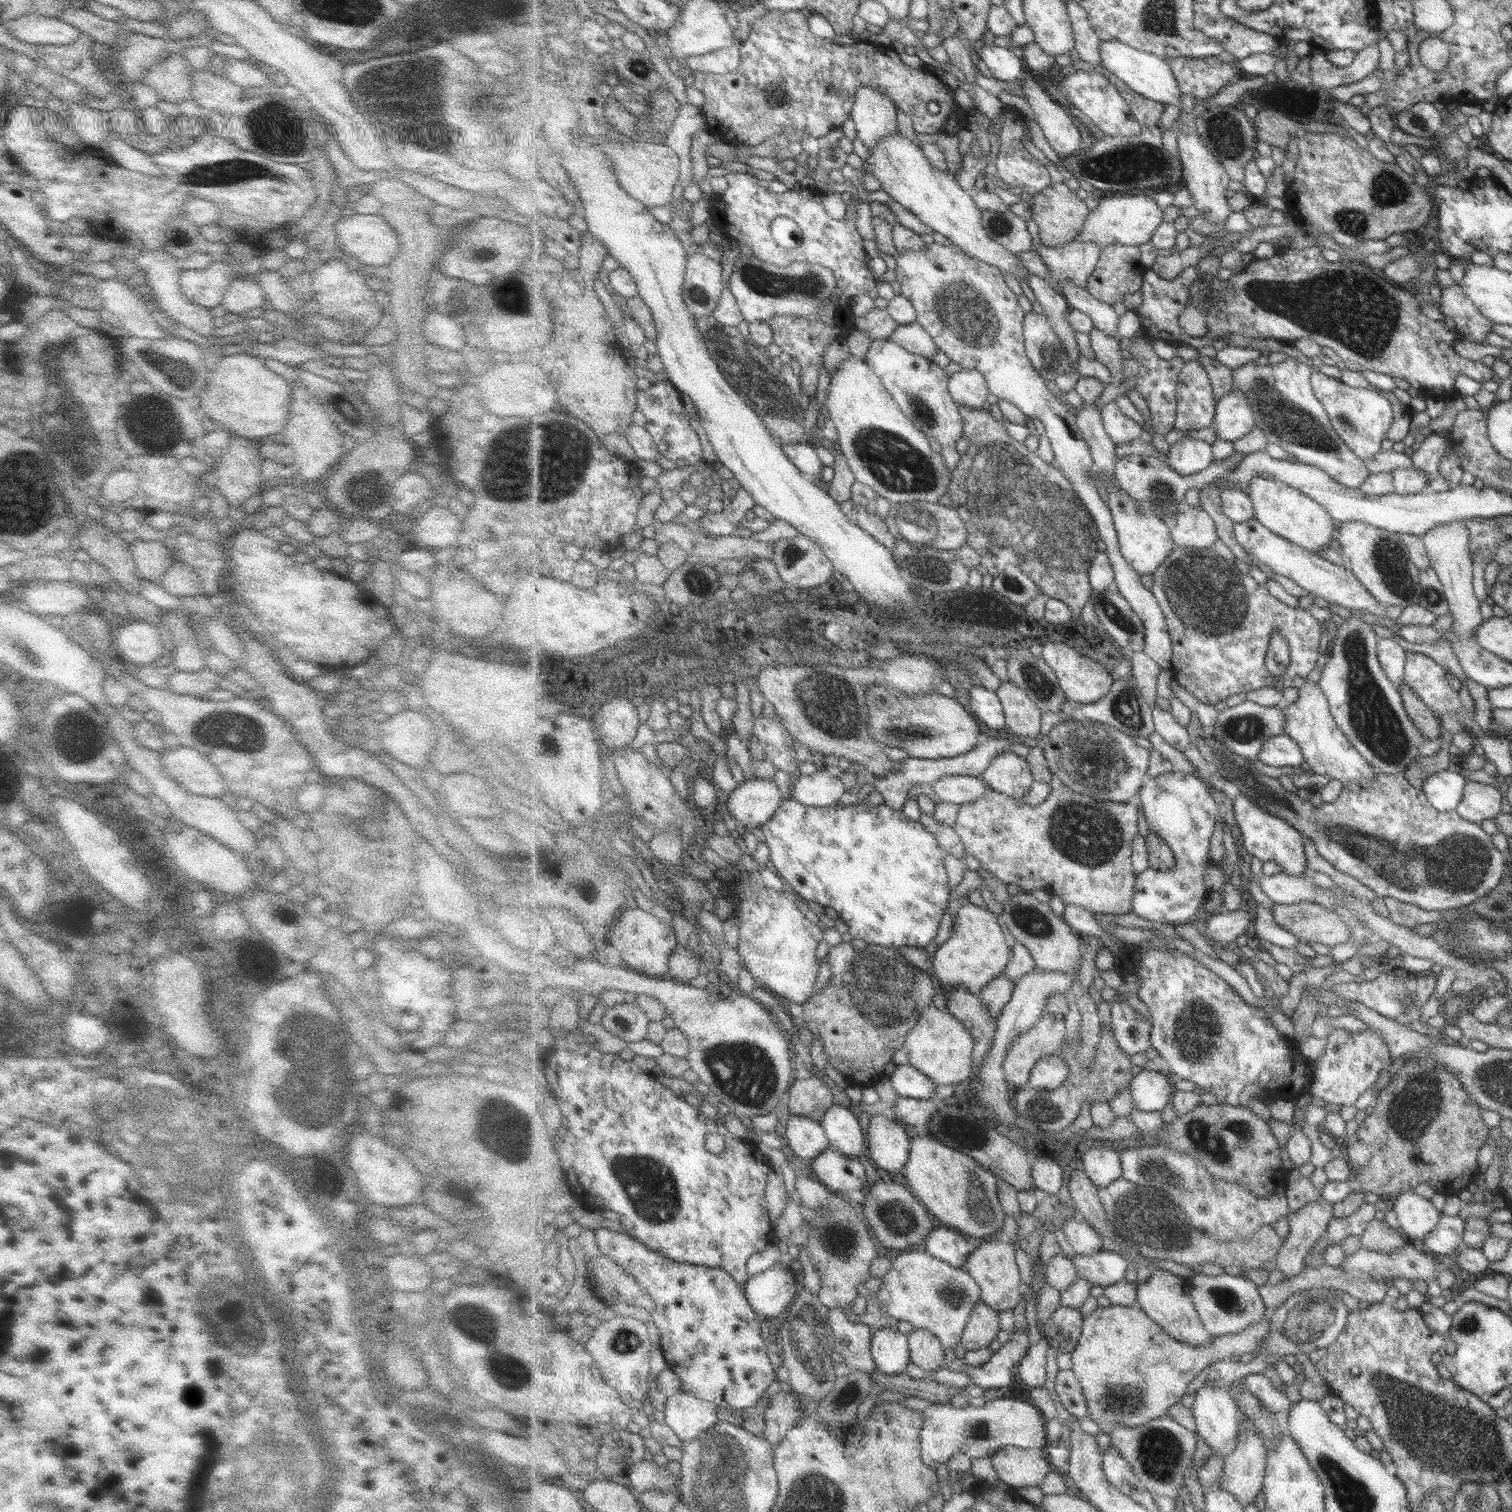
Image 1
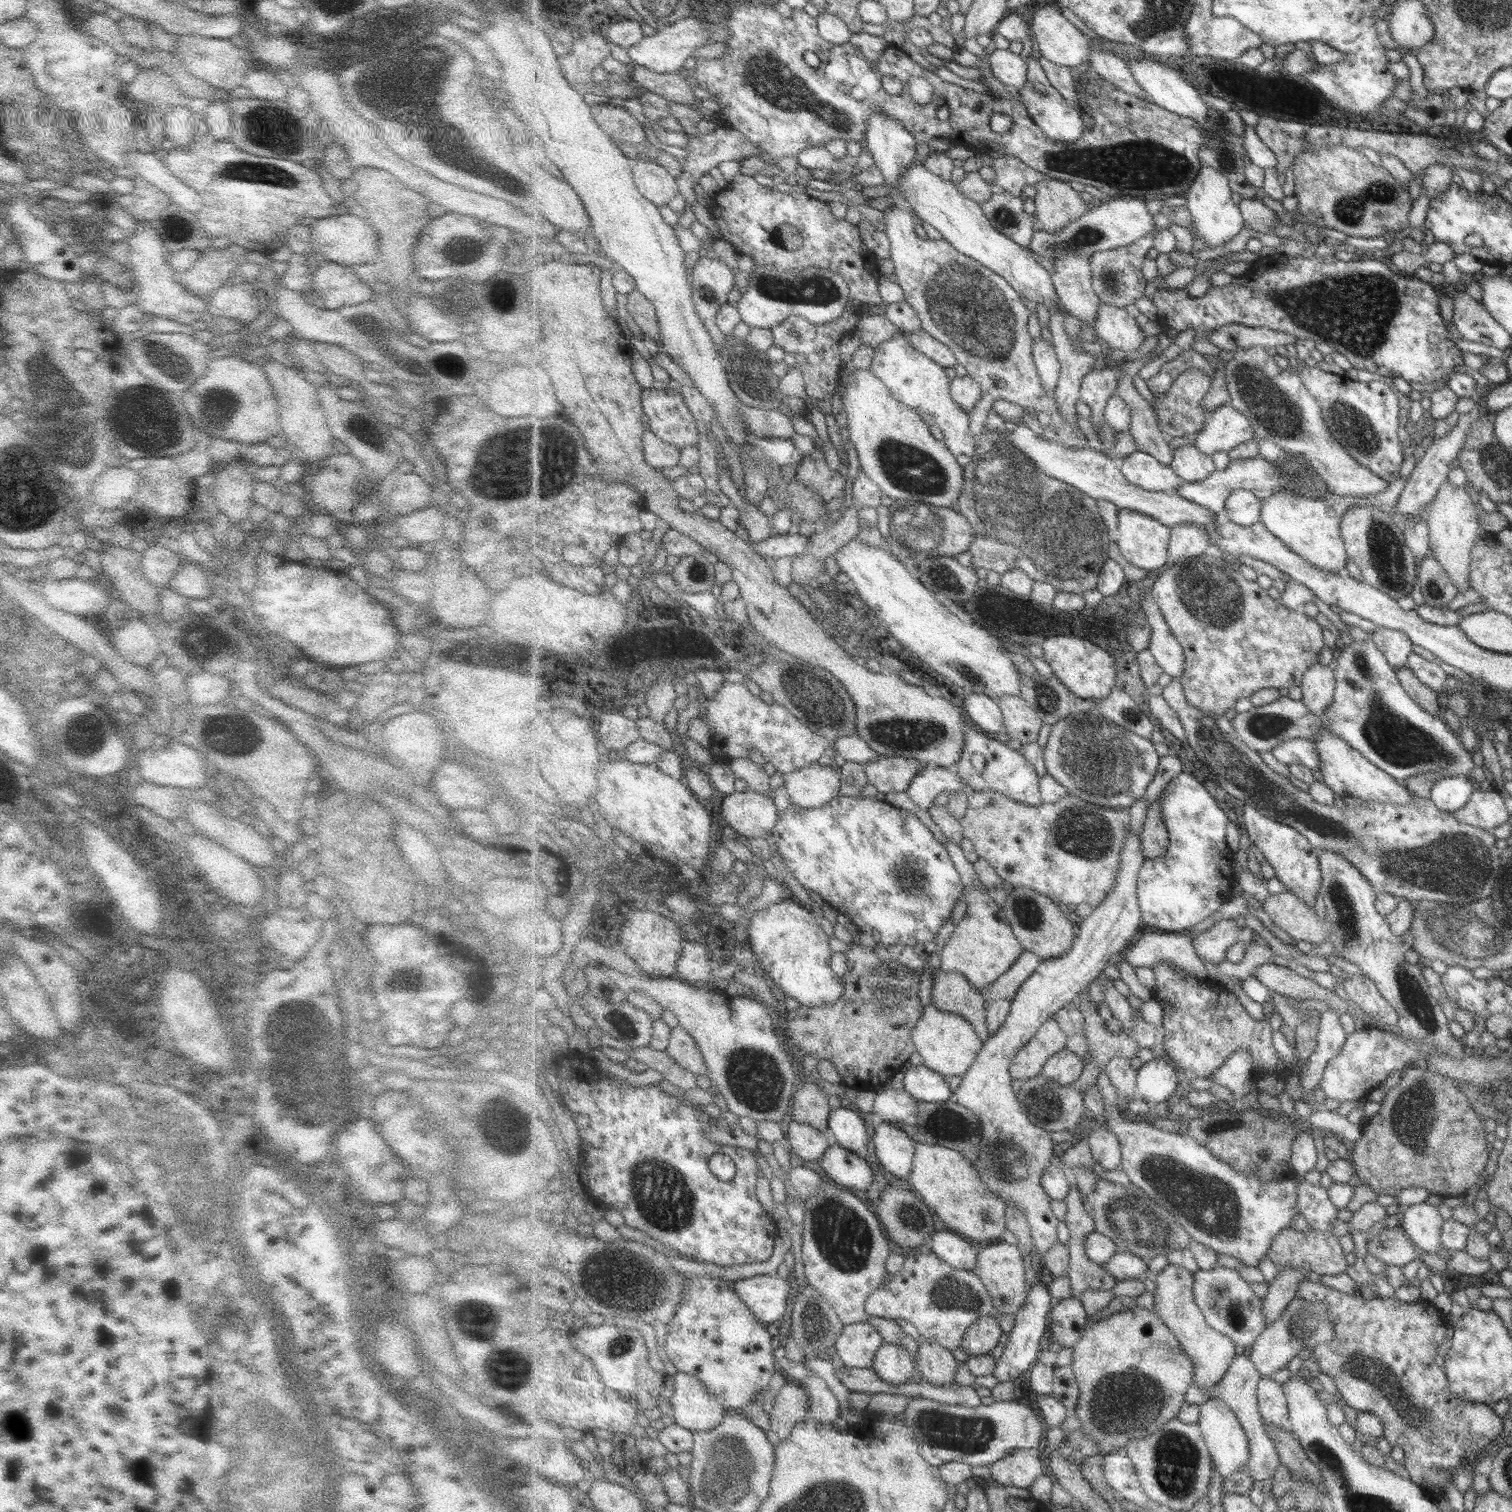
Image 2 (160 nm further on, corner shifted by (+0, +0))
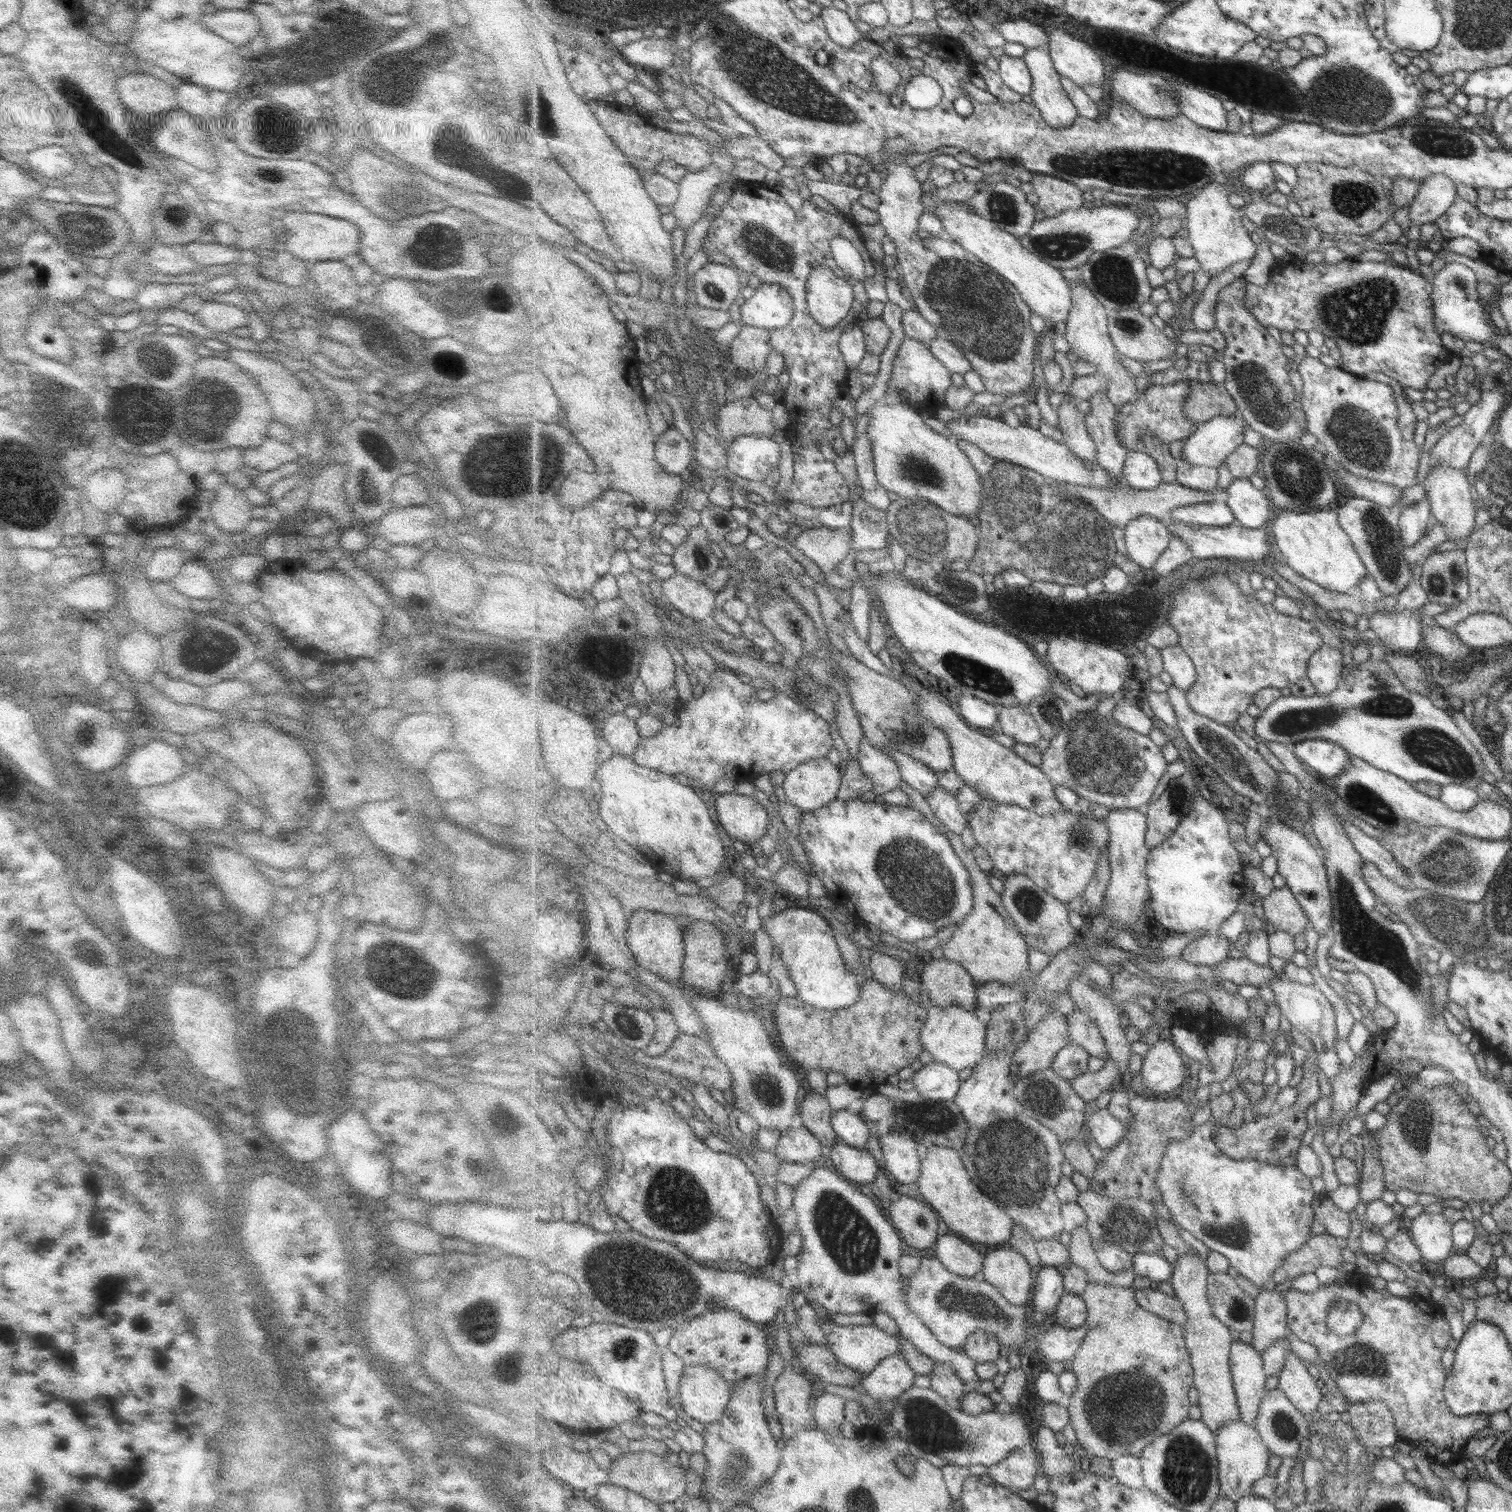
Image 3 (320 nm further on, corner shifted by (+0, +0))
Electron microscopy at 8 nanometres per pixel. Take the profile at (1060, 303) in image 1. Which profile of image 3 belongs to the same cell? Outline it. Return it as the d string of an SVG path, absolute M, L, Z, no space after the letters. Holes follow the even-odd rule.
M1069 389L1064 394L1065 400L1056 411L1062 433L1061 440L1075 456L1082 458L1084 462L1094 462L1098 448L1085 425L1086 415L1077 411L1077 399L1071 397Z

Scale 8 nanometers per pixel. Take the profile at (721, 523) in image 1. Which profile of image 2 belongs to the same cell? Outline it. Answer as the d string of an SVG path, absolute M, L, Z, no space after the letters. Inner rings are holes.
M754 438L754 447L746 452L744 460L745 497L751 504L757 505L768 496L769 471L785 470L791 466L798 470L805 454L797 449L791 439Z

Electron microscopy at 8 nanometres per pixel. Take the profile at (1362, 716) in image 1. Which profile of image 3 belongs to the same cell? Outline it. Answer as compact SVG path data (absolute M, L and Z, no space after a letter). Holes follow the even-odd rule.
M1385 659L1374 661L1367 660L1351 671L1347 680L1339 685L1337 692L1329 696L1315 696L1311 700L1311 708L1315 711L1295 712L1295 698L1293 695L1278 698L1264 711L1255 717L1254 731L1258 738L1267 742L1281 742L1289 750L1296 744L1305 740L1331 740L1340 744L1352 756L1357 756L1375 768L1383 769L1395 776L1399 776L1407 782L1432 782L1433 784L1459 784L1467 788L1476 788L1481 776L1483 766L1477 756L1477 752L1471 748L1471 744L1465 740L1465 736L1459 732L1459 728L1453 724L1453 718L1445 714L1443 710L1435 708L1431 704L1431 697L1421 693L1411 692L1399 680L1394 669Z

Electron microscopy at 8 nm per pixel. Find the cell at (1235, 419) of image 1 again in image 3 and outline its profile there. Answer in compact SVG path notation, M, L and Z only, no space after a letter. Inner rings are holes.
M1239 414L1235 417L1217 416L1195 428L1194 434L1184 442L1181 457L1195 467L1219 469L1226 458L1243 444L1245 425L1248 425L1247 422Z

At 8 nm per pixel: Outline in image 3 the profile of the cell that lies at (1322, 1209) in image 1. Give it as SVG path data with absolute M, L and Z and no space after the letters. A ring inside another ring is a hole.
M1261 1290L1256 1299L1256 1318L1251 1345L1261 1354L1277 1341L1285 1341L1290 1334L1284 1294L1285 1291Z

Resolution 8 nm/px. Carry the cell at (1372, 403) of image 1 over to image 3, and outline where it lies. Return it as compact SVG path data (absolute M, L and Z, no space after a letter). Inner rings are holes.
M1308 355L1299 362L1296 369L1303 380L1301 403L1307 415L1306 430L1315 436L1323 453L1329 456L1333 464L1355 474L1355 477L1366 477L1389 484L1402 492L1419 485L1417 472L1423 447L1402 435L1402 429L1398 425L1399 405L1393 398L1391 386L1366 380L1364 377L1346 372L1339 366L1329 368L1318 358Z

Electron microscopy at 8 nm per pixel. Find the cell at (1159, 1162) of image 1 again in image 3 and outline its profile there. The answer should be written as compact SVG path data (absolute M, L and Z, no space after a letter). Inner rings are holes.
M1210 1118L1207 1122L1196 1125L1194 1131L1181 1140L1172 1140L1168 1144L1167 1152L1163 1156L1162 1165L1158 1174L1157 1184L1162 1190L1163 1204L1168 1207L1172 1218L1175 1219L1181 1228L1190 1232L1195 1238L1199 1239L1209 1250L1215 1250L1224 1254L1235 1268L1239 1275L1243 1275L1247 1280L1253 1282L1255 1287L1263 1290L1263 1286L1273 1280L1275 1271L1287 1260L1290 1254L1298 1251L1313 1236L1313 1224L1316 1220L1316 1210L1314 1209L1314 1200L1316 1197L1315 1190L1311 1186L1310 1177L1305 1176L1296 1165L1274 1165L1264 1163L1258 1160L1235 1160L1234 1157L1227 1156L1226 1153L1218 1147L1215 1138L1213 1138L1213 1128L1215 1119Z

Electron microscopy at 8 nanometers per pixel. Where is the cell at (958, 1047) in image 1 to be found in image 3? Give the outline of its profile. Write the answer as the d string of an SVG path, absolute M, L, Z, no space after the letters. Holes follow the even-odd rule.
M930 1004L928 1017L921 1031L921 1040L927 1052L935 1062L946 1064L956 1071L975 1068L987 1055L988 1023L987 1015L980 1012L971 1012L959 1005L940 1007Z

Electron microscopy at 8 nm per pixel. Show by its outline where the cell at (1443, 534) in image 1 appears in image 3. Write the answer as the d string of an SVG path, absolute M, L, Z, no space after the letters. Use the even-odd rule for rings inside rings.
M1449 466L1430 468L1424 481L1431 505L1431 516L1434 517L1433 522L1442 524L1446 528L1448 540L1466 538L1475 526L1473 517L1476 511L1474 505L1476 495L1470 482L1462 470Z

